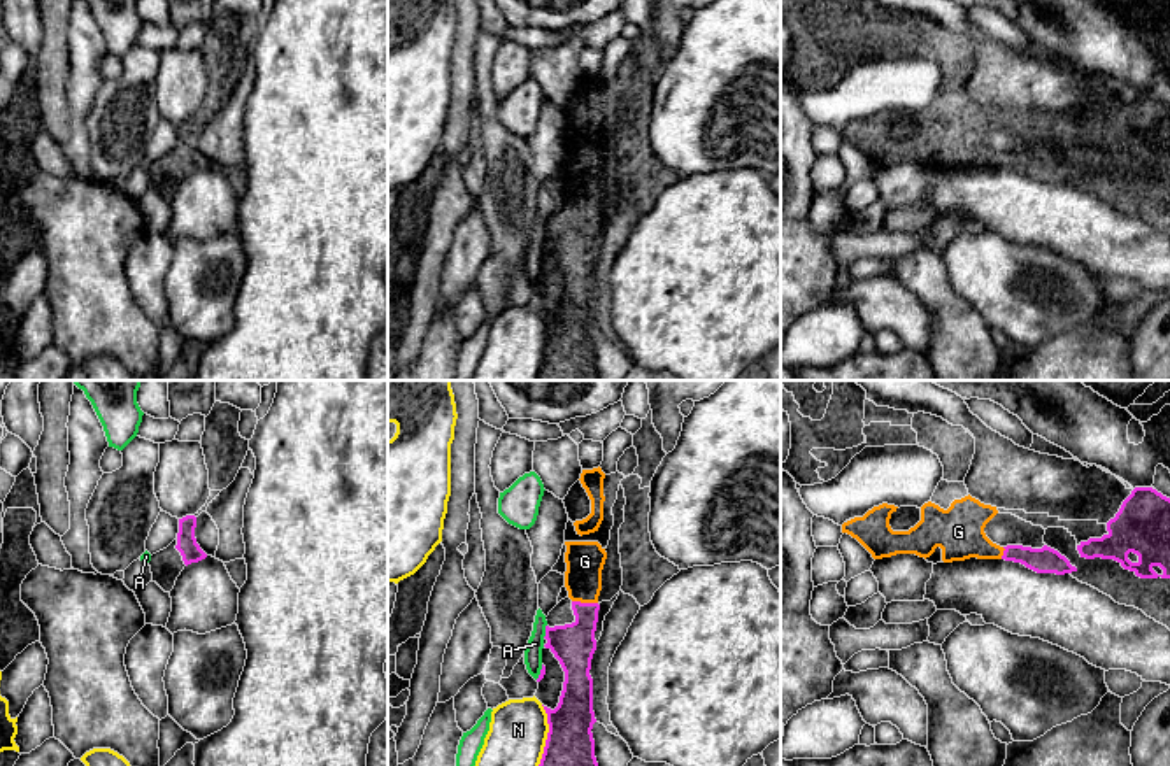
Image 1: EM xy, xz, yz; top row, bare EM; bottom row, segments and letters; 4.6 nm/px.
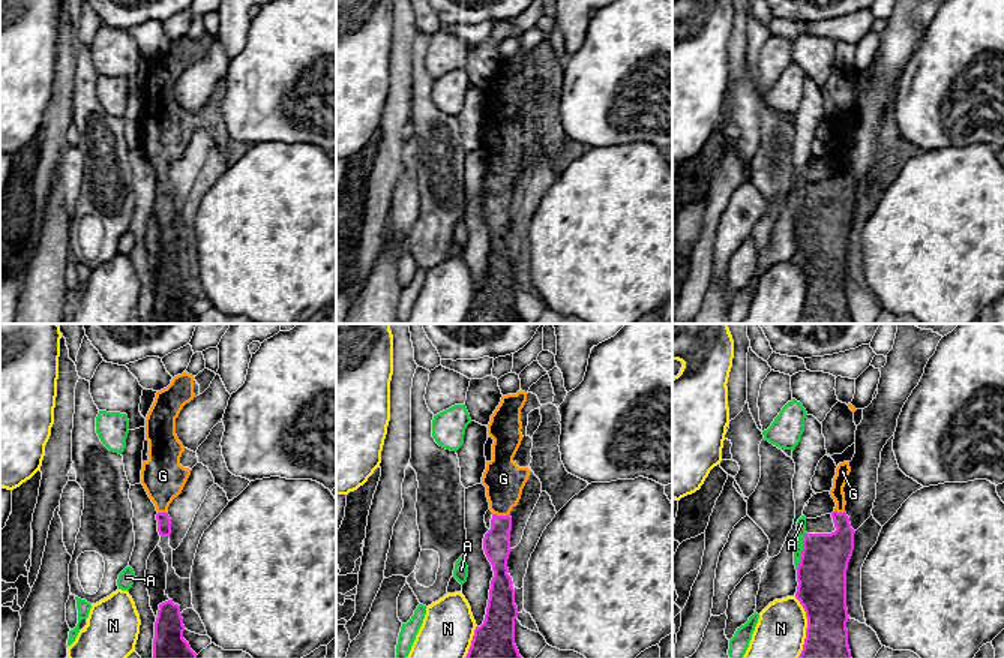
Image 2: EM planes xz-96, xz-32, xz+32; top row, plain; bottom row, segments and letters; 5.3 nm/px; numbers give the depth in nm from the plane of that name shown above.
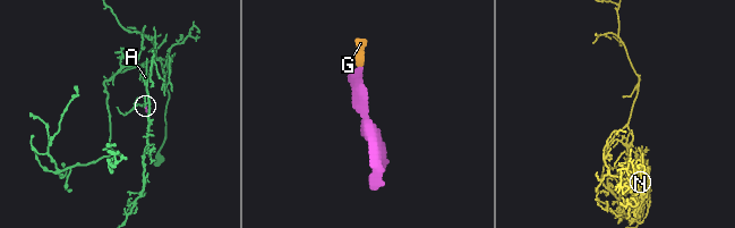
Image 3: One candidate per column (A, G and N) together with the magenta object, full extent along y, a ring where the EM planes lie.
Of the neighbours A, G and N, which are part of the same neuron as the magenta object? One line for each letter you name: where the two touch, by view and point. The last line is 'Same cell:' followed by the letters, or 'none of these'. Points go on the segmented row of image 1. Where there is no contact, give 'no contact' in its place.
G: meets magenta in xz at (584, 603)
Same cell: G

